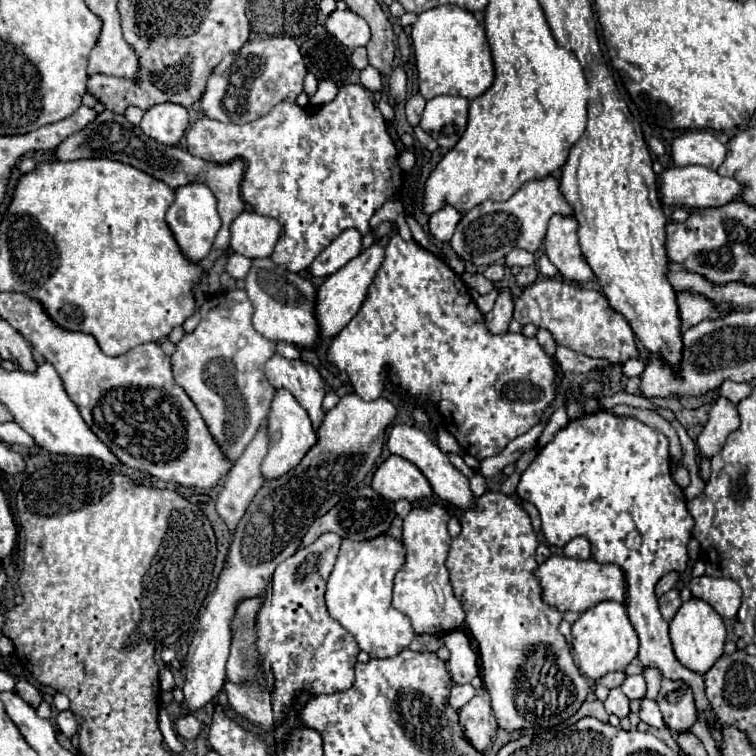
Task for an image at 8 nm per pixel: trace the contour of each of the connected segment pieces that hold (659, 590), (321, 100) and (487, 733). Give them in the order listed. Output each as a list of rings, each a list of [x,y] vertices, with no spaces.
[[[667,572],[659,582],[657,582],[657,588],[655,588],[655,594],[657,596],[661,596],[661,594],[665,594],[667,590],[671,590],[675,584],[677,584],[677,580],[679,580],[679,572]]]
[[[321,80],[315,96],[309,98],[309,104],[311,104],[311,106],[321,106],[321,104],[333,102],[335,96],[337,96],[337,90],[339,90],[339,88],[337,88],[331,80]]]
[[[473,696],[461,710],[459,720],[463,726],[463,734],[467,742],[477,750],[485,752],[485,748],[493,740],[493,726],[491,726],[491,704],[485,696]]]

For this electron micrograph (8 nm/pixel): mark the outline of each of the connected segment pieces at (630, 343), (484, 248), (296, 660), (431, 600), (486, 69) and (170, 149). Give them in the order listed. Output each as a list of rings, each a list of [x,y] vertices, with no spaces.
[[[545,278],[541,282],[533,282],[523,290],[523,294],[515,300],[513,318],[519,324],[535,324],[539,328],[547,328],[557,344],[563,344],[579,354],[605,358],[611,364],[627,362],[629,358],[637,358],[635,334],[629,322],[615,312],[607,298],[591,288],[573,284],[565,278]]]
[[[547,176],[541,180],[531,180],[523,184],[507,202],[483,202],[463,214],[449,244],[461,260],[475,266],[489,266],[503,260],[513,248],[537,252],[545,238],[547,224],[555,214],[573,216],[571,206],[559,190],[559,178]]]
[[[323,532],[313,544],[299,548],[293,556],[289,556],[287,560],[283,560],[273,574],[271,580],[271,590],[267,588],[267,596],[265,602],[259,610],[257,616],[257,648],[259,648],[259,658],[263,662],[263,668],[273,670],[275,676],[275,684],[273,690],[267,690],[263,686],[259,686],[257,682],[253,684],[231,684],[225,682],[225,692],[229,698],[231,708],[241,714],[243,718],[255,722],[261,726],[261,730],[265,732],[273,732],[277,724],[283,722],[289,706],[293,704],[295,696],[305,690],[309,694],[333,694],[333,692],[341,692],[351,688],[353,680],[355,680],[355,664],[357,664],[357,654],[359,654],[359,646],[355,642],[355,638],[341,626],[335,624],[335,620],[331,620],[331,616],[327,616],[327,606],[323,600],[323,592],[325,592],[325,584],[327,584],[327,576],[331,574],[331,568],[335,564],[337,552],[341,546],[341,536],[335,532]]]
[[[433,504],[427,508],[413,508],[403,520],[403,546],[405,546],[405,564],[395,574],[393,584],[393,606],[407,614],[415,634],[447,634],[465,622],[465,610],[455,598],[449,570],[445,566],[451,536],[447,530],[449,514],[445,508]]]
[[[453,4],[421,12],[413,24],[411,40],[419,72],[419,92],[423,98],[431,100],[441,94],[451,94],[473,100],[493,84],[493,58],[485,28],[471,12]]]
[[[111,110],[101,112],[83,130],[67,136],[53,150],[53,156],[61,162],[79,160],[79,158],[111,158],[111,160],[117,160],[117,162],[123,162],[123,164],[129,164],[137,170],[147,172],[149,176],[165,182],[173,190],[177,190],[183,184],[191,184],[191,182],[207,184],[215,192],[215,198],[217,198],[217,204],[219,204],[219,216],[223,220],[221,230],[217,232],[217,238],[215,238],[215,244],[213,244],[215,248],[221,248],[221,250],[225,250],[229,246],[229,238],[231,238],[229,226],[231,226],[231,222],[245,210],[245,202],[243,202],[241,192],[239,192],[239,184],[241,184],[241,178],[243,178],[243,162],[241,160],[233,160],[229,164],[213,164],[213,162],[207,162],[203,158],[189,154],[187,150],[183,150],[179,146],[159,144],[159,142],[151,140],[149,136],[143,136],[141,128],[127,122],[123,114],[111,112]]]

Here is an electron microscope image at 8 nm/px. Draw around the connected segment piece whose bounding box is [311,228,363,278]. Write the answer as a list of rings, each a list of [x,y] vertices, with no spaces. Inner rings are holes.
[[[355,228],[343,230],[311,264],[311,274],[317,278],[325,278],[343,268],[349,260],[353,260],[361,252],[361,232]]]

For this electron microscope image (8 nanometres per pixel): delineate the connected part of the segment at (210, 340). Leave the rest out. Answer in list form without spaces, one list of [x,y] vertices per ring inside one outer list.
[[[245,290],[209,296],[199,314],[201,322],[195,332],[185,334],[171,354],[171,370],[175,382],[195,402],[213,438],[235,462],[267,418],[267,404],[271,404],[275,388],[265,378],[263,366],[275,354],[277,344],[253,328],[253,306]]]

